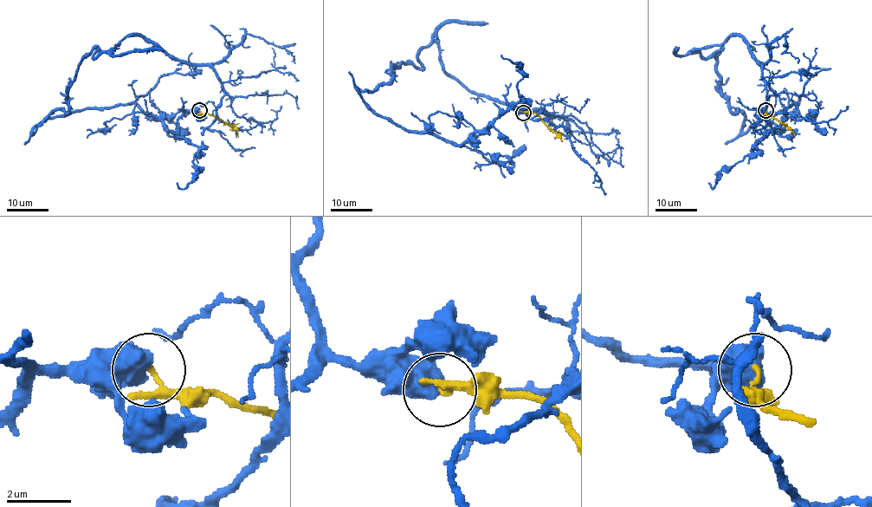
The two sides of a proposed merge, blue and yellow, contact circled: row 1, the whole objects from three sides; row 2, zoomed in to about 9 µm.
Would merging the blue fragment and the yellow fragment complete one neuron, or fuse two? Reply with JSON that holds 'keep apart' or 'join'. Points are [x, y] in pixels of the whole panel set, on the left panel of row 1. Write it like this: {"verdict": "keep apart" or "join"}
{"verdict": "keep apart"}

